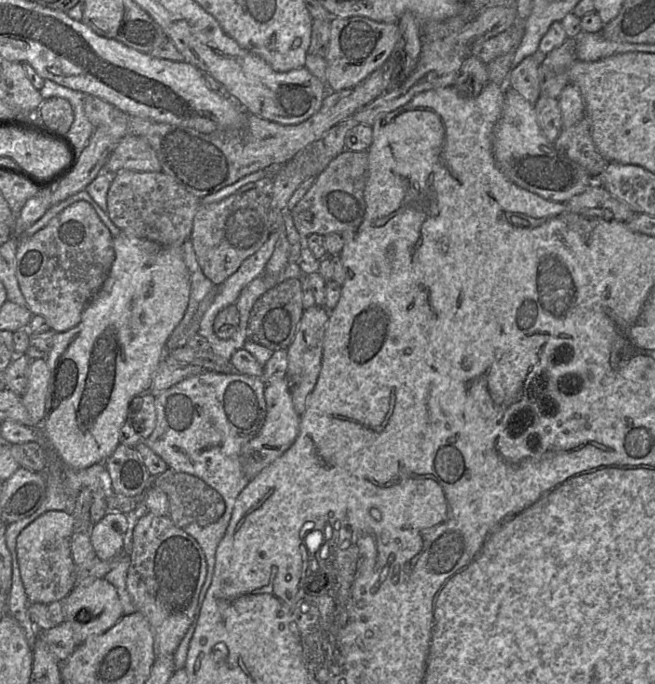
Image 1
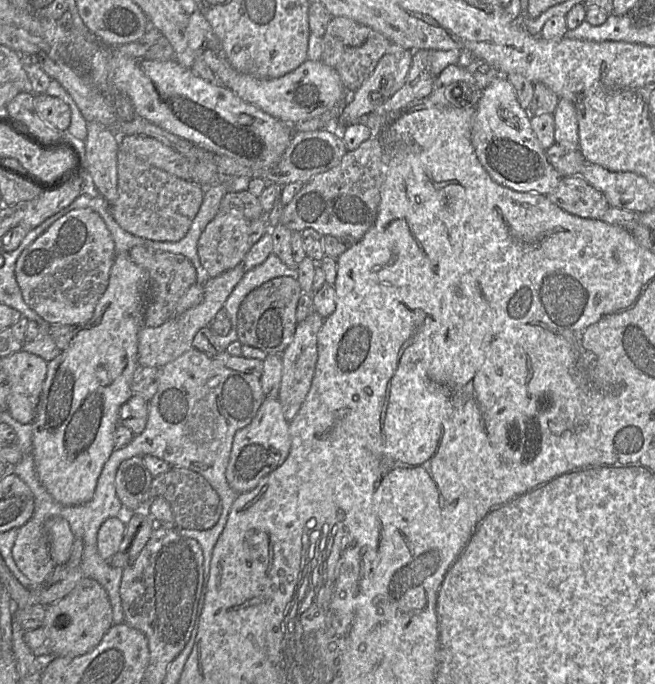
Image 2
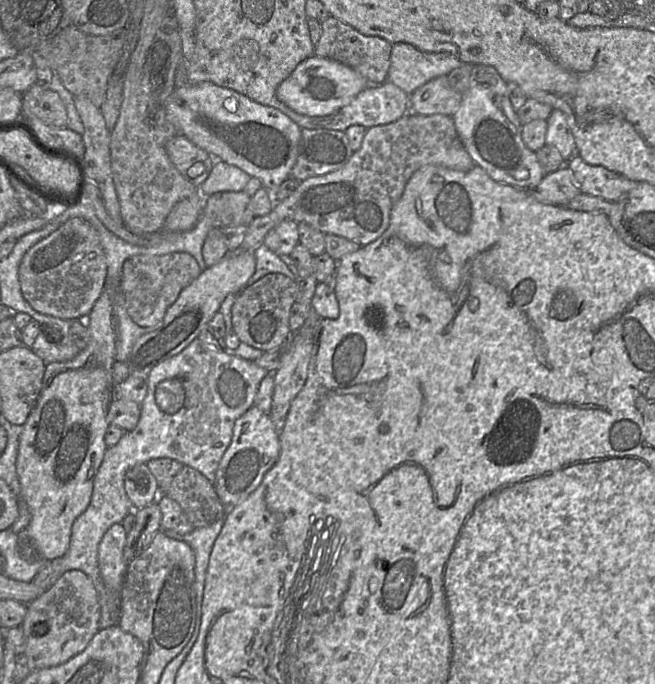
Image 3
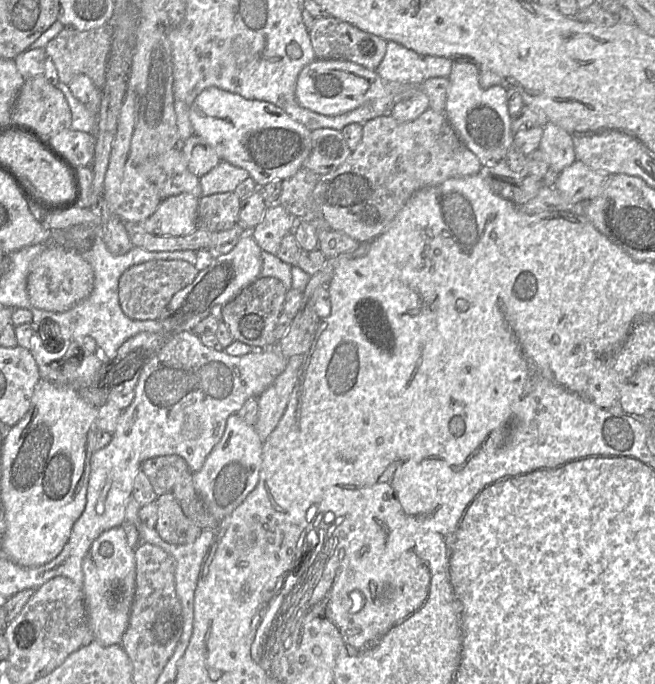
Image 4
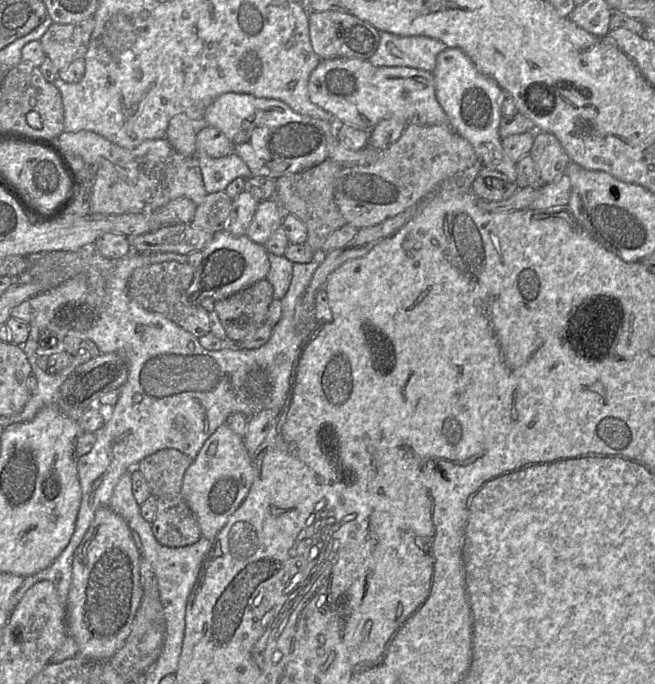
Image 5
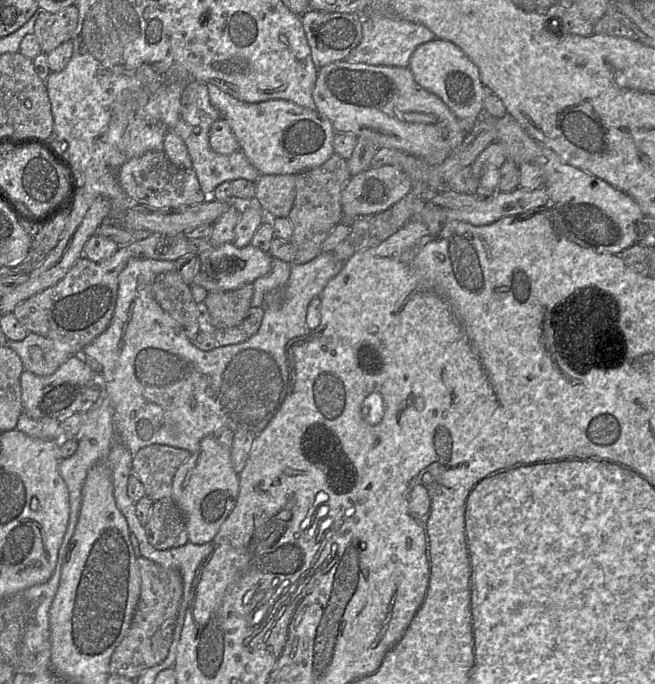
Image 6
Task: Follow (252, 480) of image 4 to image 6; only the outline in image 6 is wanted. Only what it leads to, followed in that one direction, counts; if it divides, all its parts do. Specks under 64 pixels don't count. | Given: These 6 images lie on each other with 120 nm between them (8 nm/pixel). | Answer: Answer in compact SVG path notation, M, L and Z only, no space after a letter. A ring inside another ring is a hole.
M212 434L205 436L199 449L177 469L172 481L171 498L184 514L189 541L195 544L212 542L234 508L238 493L239 478L229 448L220 445Z

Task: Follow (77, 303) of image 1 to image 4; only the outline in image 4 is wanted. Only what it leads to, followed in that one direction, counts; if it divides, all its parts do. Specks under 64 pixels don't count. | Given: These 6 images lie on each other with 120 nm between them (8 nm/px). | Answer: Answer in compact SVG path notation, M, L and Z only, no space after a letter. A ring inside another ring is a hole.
M51 246L33 261L27 279L27 293L35 308L61 313L87 298L93 285L93 269L81 253L63 246Z

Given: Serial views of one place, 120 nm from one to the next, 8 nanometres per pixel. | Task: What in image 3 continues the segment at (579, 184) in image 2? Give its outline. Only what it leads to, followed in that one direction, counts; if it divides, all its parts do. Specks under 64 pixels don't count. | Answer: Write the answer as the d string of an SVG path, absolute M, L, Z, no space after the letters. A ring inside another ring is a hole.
M565 165L558 170L546 174L540 183L527 188L529 194L543 204L565 206L579 195L579 189L573 172Z

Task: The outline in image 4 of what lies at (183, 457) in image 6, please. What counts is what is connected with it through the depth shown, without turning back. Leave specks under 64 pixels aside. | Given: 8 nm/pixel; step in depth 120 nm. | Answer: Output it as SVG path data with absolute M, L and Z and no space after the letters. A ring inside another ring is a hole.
M164 455L145 460L141 466L156 496L172 491L174 484L189 471L186 461L179 455Z

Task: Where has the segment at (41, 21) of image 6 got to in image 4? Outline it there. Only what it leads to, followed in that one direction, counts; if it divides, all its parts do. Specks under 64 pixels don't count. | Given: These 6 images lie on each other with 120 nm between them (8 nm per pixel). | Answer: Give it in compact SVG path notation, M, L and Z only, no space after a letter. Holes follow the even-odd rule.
M114 22L85 31L63 26L60 32L44 46L46 56L52 60L57 70L59 81L67 85L76 75L85 74L92 80L96 88L101 89L105 83L113 35Z

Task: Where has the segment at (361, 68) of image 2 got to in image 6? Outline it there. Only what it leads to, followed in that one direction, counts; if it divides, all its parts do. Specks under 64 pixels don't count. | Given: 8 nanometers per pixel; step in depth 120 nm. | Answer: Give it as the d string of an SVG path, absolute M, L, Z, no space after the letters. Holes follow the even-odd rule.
M309 9L301 16L312 60L318 69L336 61L346 60L362 39L363 20L364 16L359 14L331 13L316 9Z

